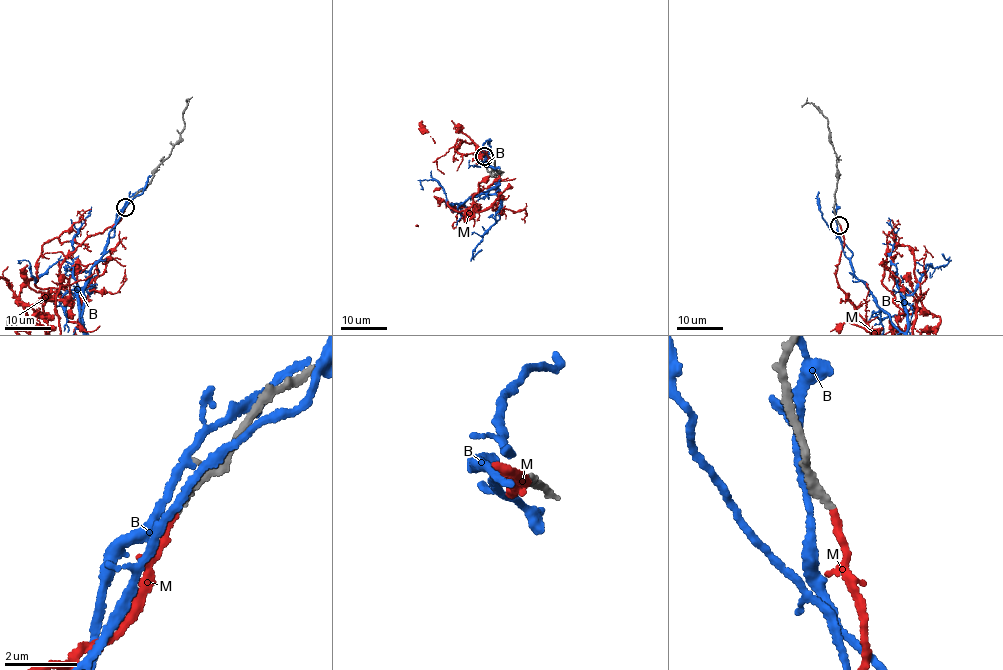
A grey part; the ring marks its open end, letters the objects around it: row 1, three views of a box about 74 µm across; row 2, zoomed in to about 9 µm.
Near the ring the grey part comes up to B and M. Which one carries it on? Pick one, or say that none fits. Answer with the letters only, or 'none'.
M

